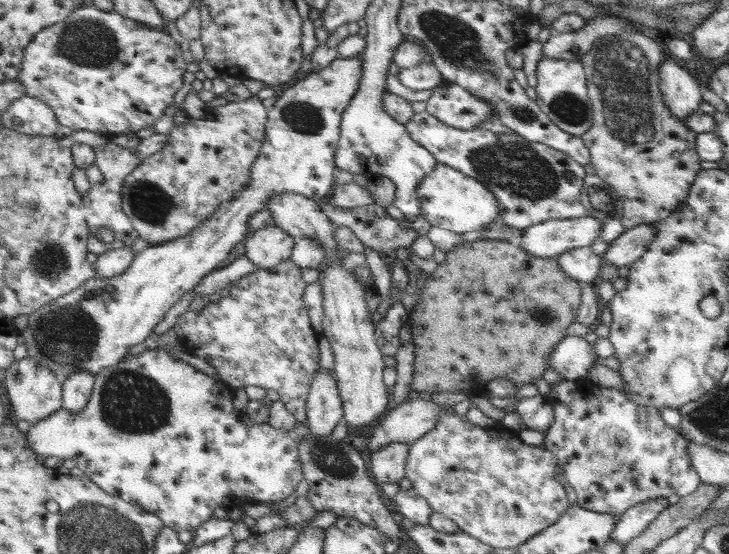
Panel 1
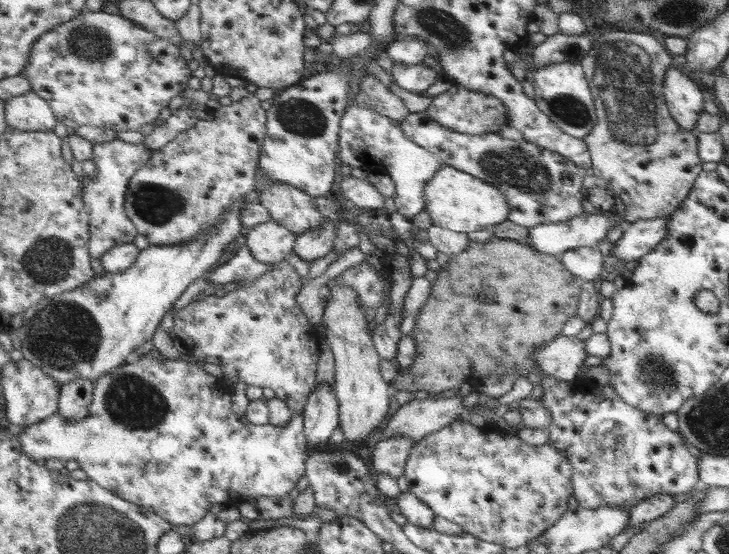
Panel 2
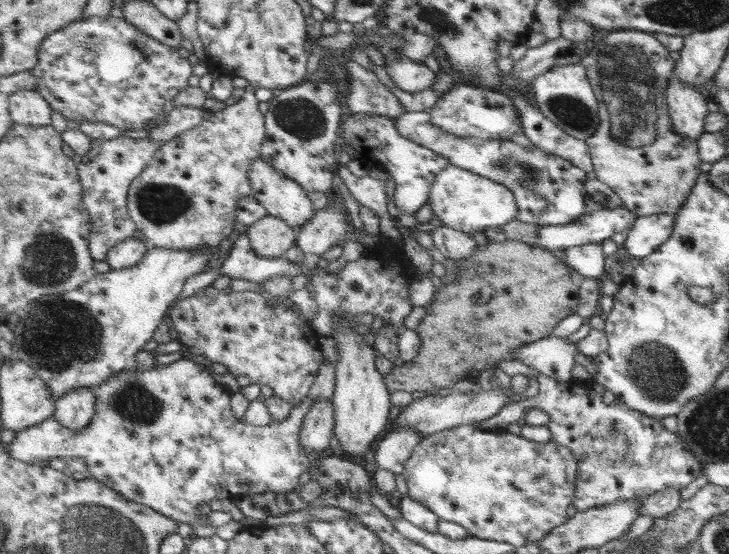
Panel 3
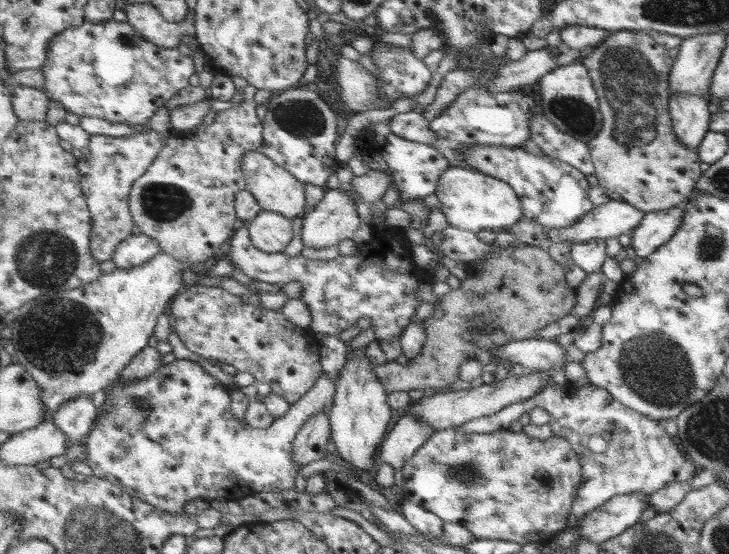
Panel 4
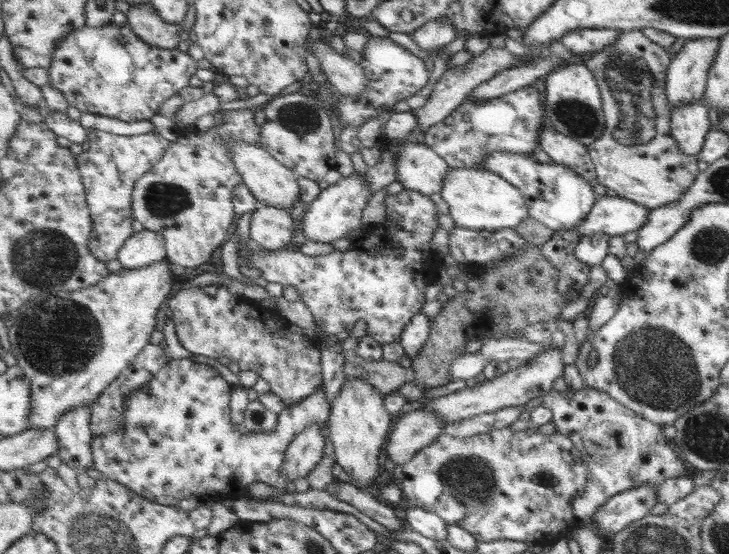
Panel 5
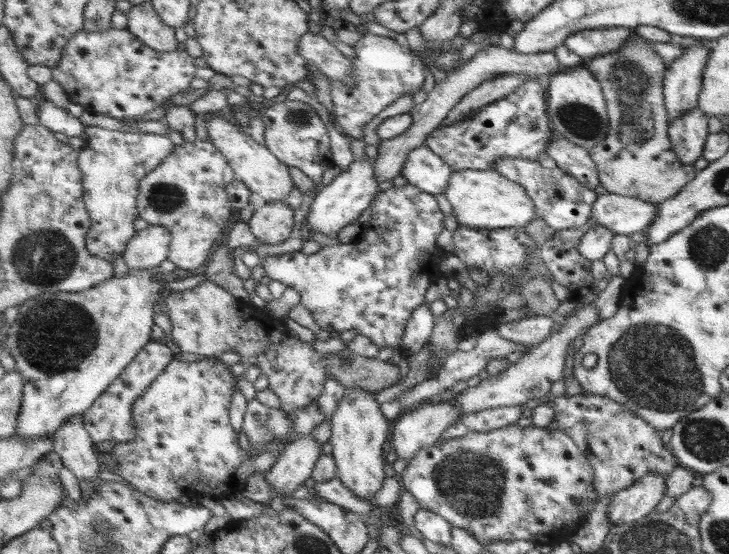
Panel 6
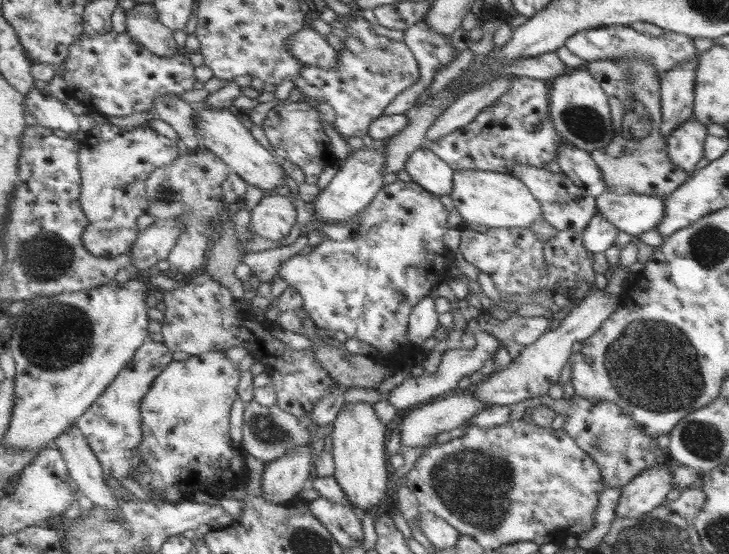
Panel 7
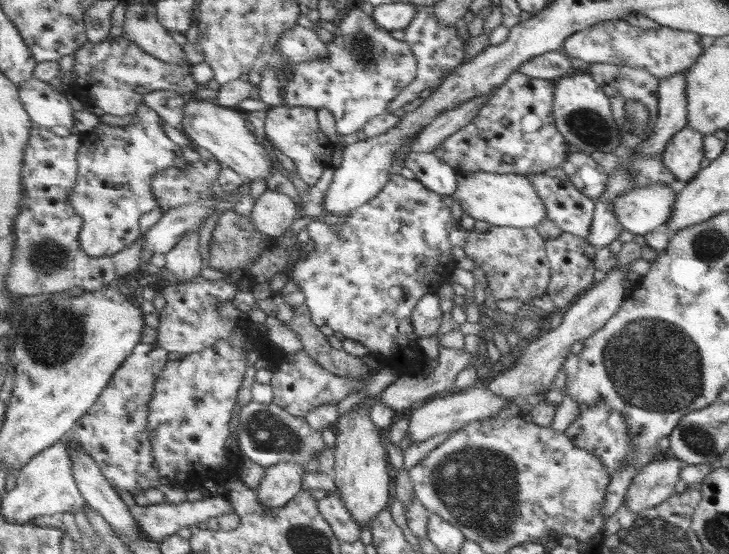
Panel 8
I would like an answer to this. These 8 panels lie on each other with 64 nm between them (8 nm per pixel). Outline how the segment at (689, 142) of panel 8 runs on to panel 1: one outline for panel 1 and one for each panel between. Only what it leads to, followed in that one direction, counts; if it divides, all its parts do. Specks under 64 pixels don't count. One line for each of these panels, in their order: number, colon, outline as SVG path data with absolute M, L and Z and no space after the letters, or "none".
1: M667 56L667 60L659 66L659 92L663 104L671 110L677 122L683 124L687 118L691 118L691 114L699 112L699 106L703 102L699 80L691 78L671 56Z
2: M677 68L667 70L663 80L663 96L667 110L679 130L689 134L697 132L697 120L705 112L703 110L705 94L707 92L697 82L693 82L685 74L679 74Z
3: M671 78L665 100L669 106L673 132L689 142L697 142L699 136L703 134L705 116L709 114L705 102L707 96L699 94L697 90L685 88L677 78Z
4: M671 96L669 114L671 114L671 134L689 150L697 152L703 136L709 132L709 112L707 98L697 96Z
5: M689 104L671 110L669 122L669 138L679 146L685 156L697 158L705 136L709 134L709 120L707 120L707 106Z
6: M699 108L689 110L681 118L675 118L667 128L671 152L683 166L693 166L703 156L703 144L707 140L707 118Z
7: M687 120L683 126L675 128L665 144L667 144L667 156L673 164L673 168L681 170L687 178L695 172L695 164L703 158L703 146L705 146L707 130L697 120Z

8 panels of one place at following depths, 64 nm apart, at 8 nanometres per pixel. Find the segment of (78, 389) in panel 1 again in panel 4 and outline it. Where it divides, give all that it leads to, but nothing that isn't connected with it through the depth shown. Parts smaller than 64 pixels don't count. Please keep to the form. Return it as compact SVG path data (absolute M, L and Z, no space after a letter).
M77 398L75 402L65 404L55 414L55 424L65 432L69 438L67 448L67 462L73 466L75 462L87 464L89 452L87 452L87 438L91 436L91 430L97 424L97 402L91 398Z

